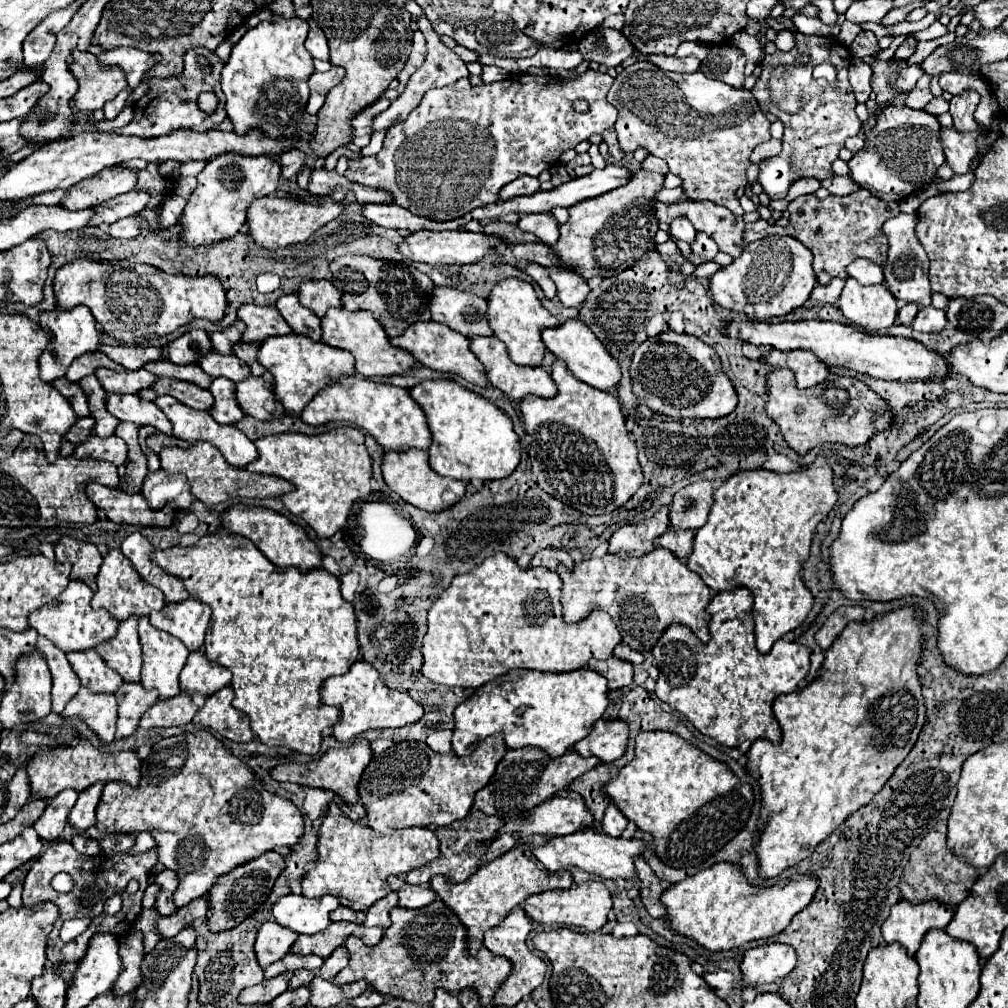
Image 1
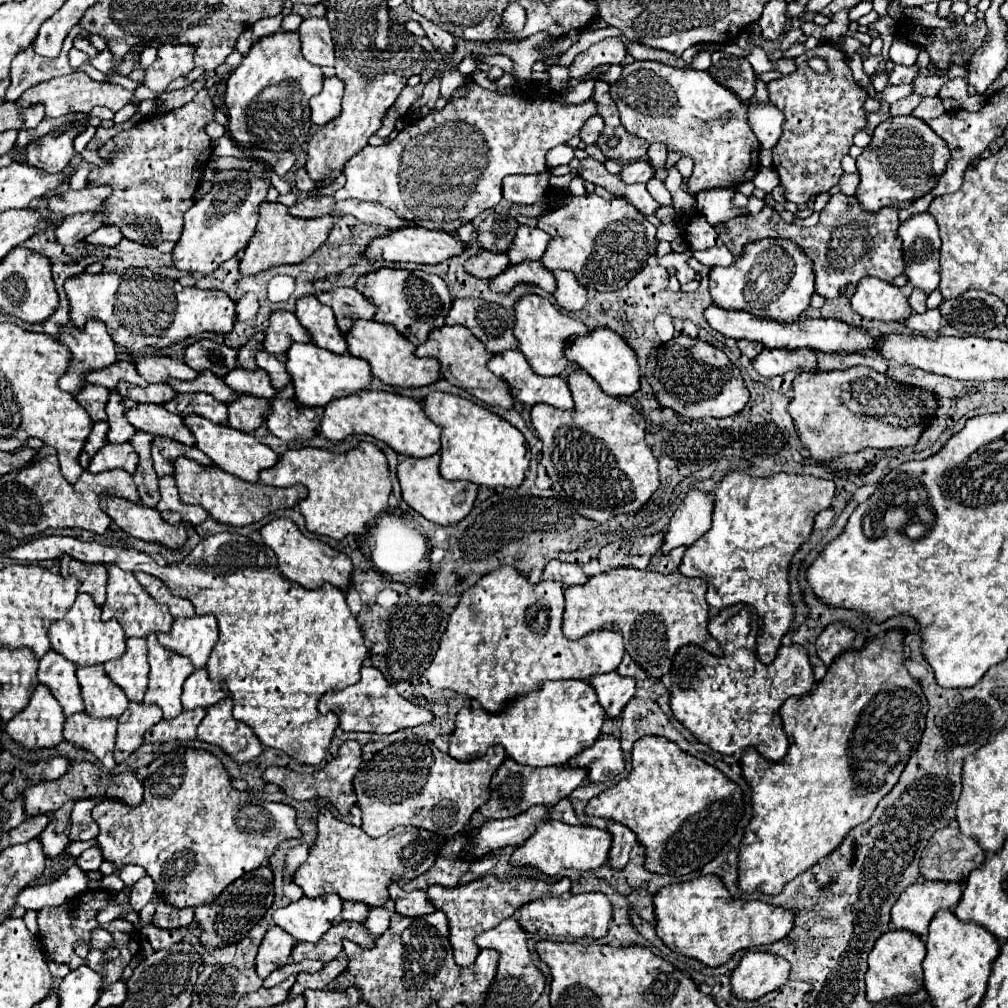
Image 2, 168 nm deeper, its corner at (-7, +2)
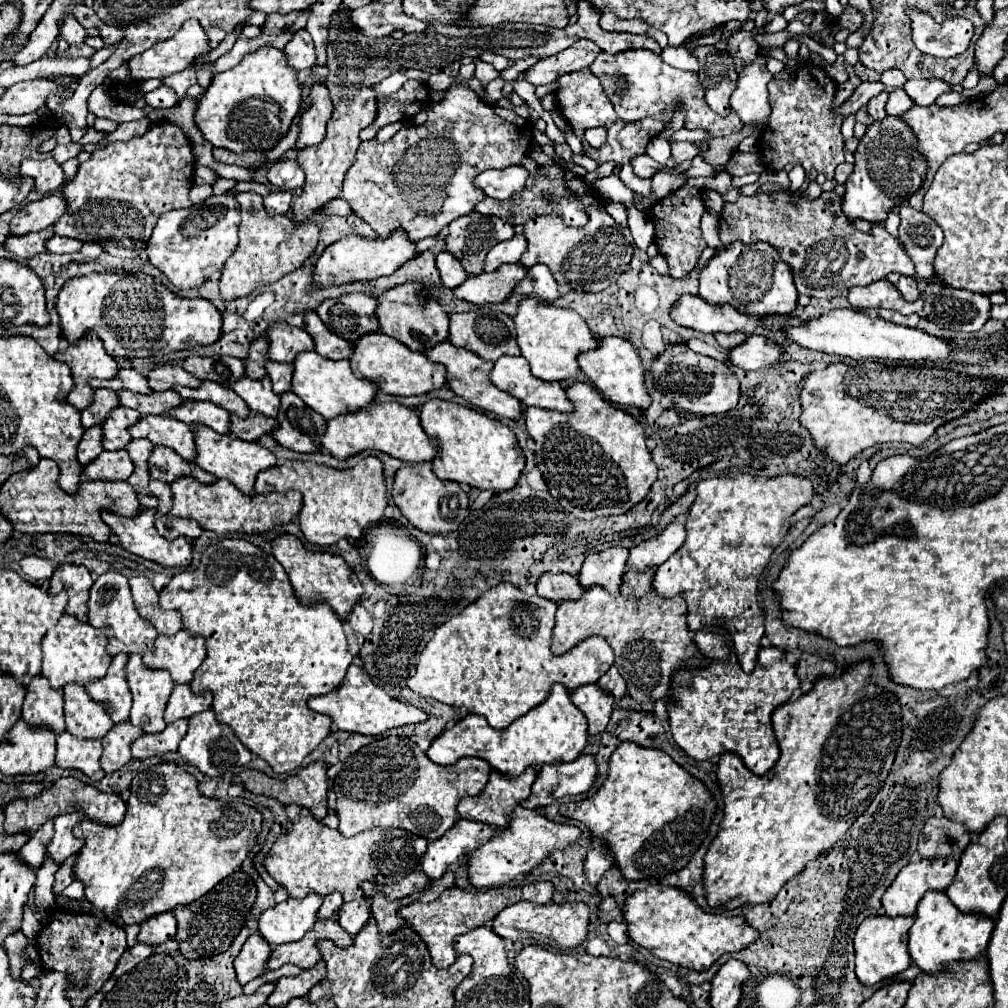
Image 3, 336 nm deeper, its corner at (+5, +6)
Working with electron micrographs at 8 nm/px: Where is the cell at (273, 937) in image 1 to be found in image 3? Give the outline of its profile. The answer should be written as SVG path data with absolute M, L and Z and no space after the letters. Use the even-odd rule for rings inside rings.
M250 935L246 939L242 951L234 959L234 971L240 985L246 985L248 981L264 973L264 965L270 953L272 953L272 947L260 935Z

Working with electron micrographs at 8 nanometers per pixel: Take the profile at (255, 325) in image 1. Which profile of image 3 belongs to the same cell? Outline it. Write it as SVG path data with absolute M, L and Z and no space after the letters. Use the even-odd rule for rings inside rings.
M276 323L268 329L270 339L270 361L294 363L296 355L302 351L314 351L314 341L304 329L296 329L284 323Z

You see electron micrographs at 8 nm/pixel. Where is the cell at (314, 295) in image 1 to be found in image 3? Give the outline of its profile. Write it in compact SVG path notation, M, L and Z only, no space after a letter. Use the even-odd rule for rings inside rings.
M350 293L342 299L328 299L316 309L316 313L332 333L350 343L356 343L358 337L366 333L380 331L376 319L376 299L362 293Z

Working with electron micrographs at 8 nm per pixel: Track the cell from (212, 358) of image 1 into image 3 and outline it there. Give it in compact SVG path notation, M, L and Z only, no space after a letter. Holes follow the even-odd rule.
M244 377L244 381L236 381L236 385L232 389L246 401L246 405L254 413L260 413L264 417L278 415L280 397L272 391L272 383L268 377L264 377L260 381L252 381L252 379Z

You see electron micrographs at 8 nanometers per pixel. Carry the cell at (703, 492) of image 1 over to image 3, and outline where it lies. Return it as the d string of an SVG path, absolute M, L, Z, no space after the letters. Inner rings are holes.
M674 521L668 525L658 537L652 537L634 549L630 549L630 557L626 561L626 569L632 571L648 571L664 561L668 561L684 543L686 529L682 521Z

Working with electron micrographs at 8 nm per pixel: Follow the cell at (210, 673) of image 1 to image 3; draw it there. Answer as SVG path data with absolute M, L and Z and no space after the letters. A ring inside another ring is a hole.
M176 685L164 711L164 721L174 723L178 719L188 719L210 707L212 707L212 693L196 695L188 685Z

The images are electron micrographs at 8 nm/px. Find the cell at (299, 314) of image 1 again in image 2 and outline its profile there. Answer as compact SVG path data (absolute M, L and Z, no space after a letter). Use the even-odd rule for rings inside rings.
M304 295L296 301L296 317L310 331L312 343L334 353L346 353L348 347L344 345L344 335L328 305L316 301L314 295Z

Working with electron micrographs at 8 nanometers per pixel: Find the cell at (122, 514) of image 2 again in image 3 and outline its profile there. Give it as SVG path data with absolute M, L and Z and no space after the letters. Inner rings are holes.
M142 509L140 515L136 515L132 519L116 517L114 513L104 511L102 519L116 533L120 545L126 551L130 551L130 553L134 553L138 557L144 557L148 561L154 561L154 563L158 563L162 567L188 567L190 561L192 561L192 543L188 539L184 539L184 537L180 537L176 541L168 541L162 535L158 535L158 531L154 527L154 515L156 515L156 509Z

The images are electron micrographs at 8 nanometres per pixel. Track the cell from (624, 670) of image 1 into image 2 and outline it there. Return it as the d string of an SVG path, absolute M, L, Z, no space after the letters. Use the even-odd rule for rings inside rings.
M616 671L594 675L590 679L590 685L596 689L598 701L608 717L618 717L636 691L636 679L618 675Z

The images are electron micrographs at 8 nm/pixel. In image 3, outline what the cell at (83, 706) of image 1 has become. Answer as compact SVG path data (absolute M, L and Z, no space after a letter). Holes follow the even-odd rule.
M60 733L56 737L56 765L60 769L78 769L94 783L104 777L104 771L98 765L102 743L100 741L76 741L76 737L68 733Z

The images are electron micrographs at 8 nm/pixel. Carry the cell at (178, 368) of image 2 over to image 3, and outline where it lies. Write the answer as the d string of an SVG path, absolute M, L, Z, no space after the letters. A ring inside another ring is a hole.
M162 365L150 371L148 375L148 383L152 391L168 391L174 389L176 385L184 385L184 387L200 387L200 381L192 375L188 375L180 365Z

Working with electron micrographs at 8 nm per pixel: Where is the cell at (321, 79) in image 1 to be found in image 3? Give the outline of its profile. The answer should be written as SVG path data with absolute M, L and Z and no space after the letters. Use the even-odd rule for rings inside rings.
M314 85L310 97L312 97L312 107L306 109L306 113L302 115L300 137L296 143L298 149L320 145L320 141L326 135L326 123L332 117L332 101L326 85Z

